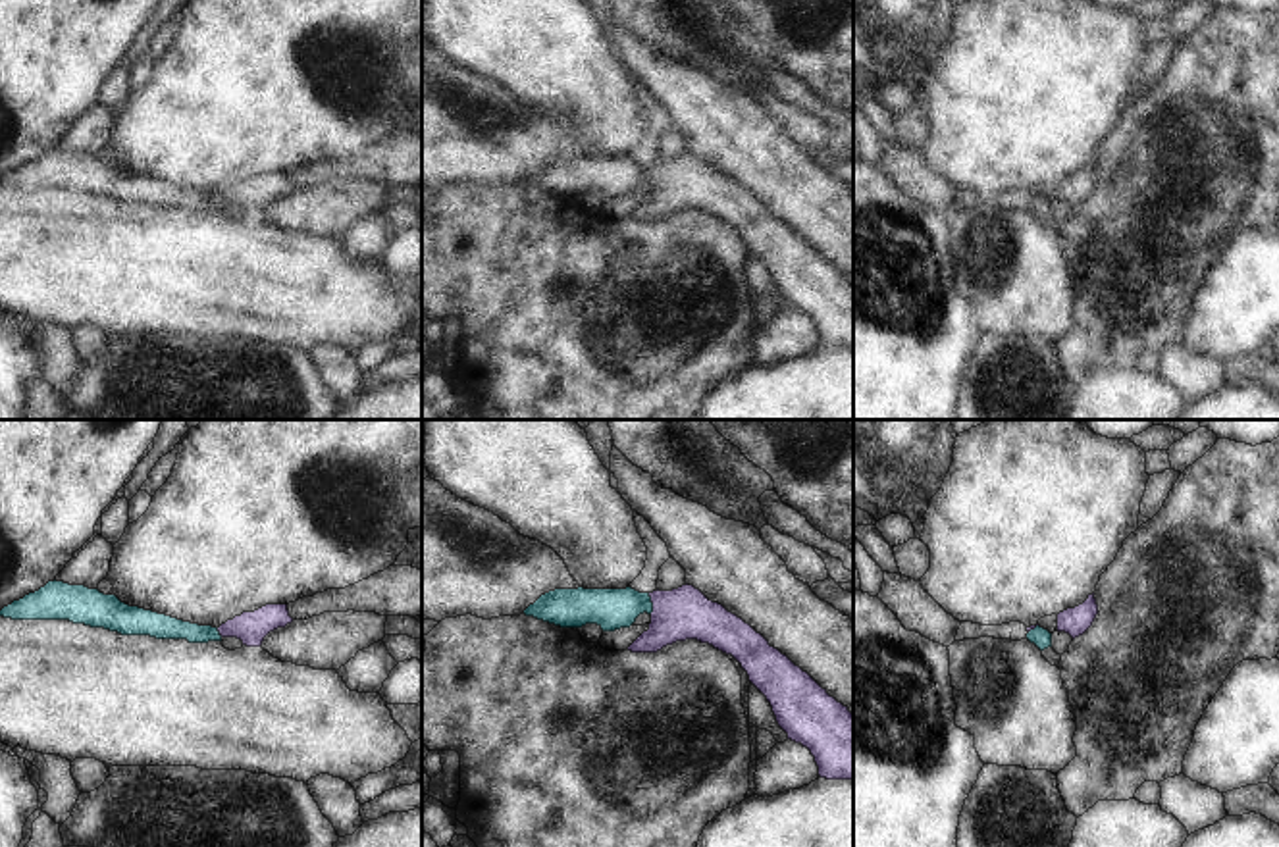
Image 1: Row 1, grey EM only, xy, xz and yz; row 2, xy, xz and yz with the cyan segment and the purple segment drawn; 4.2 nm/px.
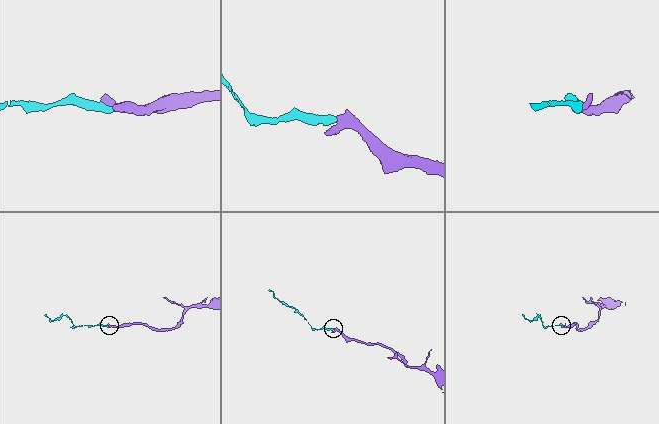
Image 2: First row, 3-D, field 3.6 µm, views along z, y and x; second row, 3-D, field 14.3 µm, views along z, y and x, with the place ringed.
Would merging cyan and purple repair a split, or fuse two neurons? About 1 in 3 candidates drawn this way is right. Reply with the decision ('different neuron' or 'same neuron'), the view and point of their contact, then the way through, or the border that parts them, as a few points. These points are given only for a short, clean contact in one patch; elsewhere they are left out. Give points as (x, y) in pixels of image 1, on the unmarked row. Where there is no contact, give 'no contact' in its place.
same neuron | xz (652, 172) | across xz (611, 178), (628, 172), (652, 172), (684, 181)

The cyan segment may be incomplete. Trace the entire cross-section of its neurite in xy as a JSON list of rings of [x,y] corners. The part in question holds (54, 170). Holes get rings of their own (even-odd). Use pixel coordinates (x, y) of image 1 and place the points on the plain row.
[[[56,148],[4,175],[0,185],[12,189],[69,189],[73,192],[104,196],[121,204],[187,208],[189,212],[237,206],[247,216],[260,216],[270,200],[293,191],[287,173],[266,173],[254,181],[243,181],[220,196],[198,194],[139,175],[129,175],[116,164],[104,164],[98,158],[69,154]]]

